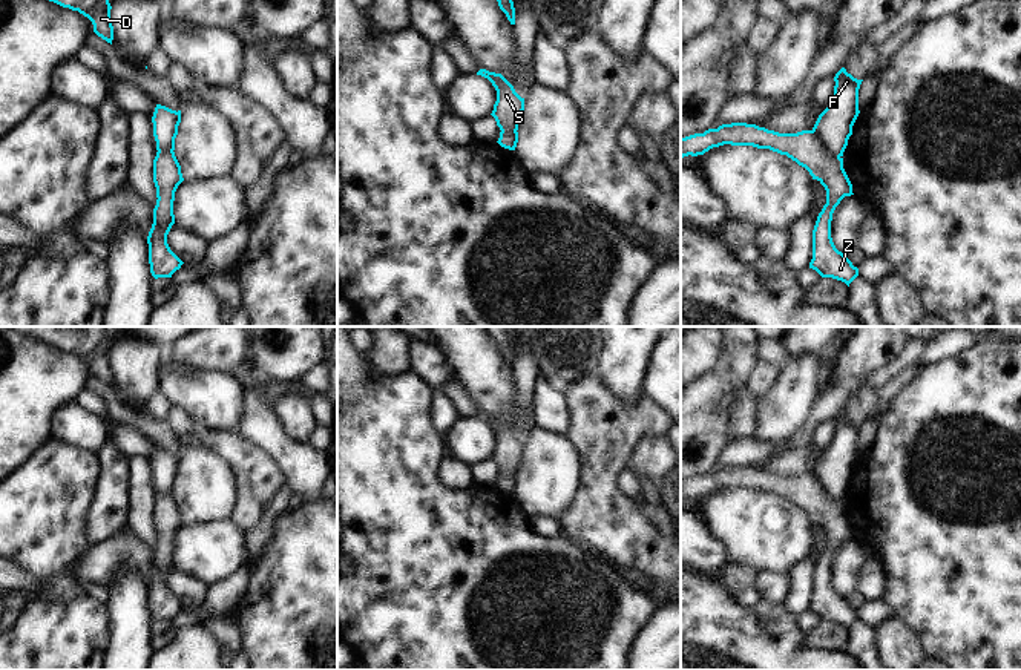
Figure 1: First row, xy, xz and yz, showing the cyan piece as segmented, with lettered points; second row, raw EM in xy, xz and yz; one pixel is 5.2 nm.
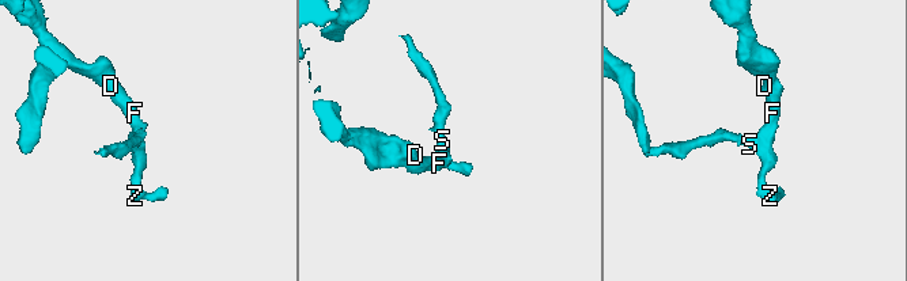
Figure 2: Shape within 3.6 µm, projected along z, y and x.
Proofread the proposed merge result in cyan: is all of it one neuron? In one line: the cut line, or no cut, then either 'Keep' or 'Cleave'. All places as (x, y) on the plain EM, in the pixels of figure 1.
Split along yz (813, 472), (822, 486), (839, 502). Cleave.

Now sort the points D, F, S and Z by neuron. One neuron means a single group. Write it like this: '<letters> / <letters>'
D F / S Z

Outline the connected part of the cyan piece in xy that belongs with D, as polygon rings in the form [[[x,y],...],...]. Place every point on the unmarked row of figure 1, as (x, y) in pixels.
[[[11,327],[23,336],[78,354],[94,368],[94,376],[112,388],[113,369],[106,327]]]

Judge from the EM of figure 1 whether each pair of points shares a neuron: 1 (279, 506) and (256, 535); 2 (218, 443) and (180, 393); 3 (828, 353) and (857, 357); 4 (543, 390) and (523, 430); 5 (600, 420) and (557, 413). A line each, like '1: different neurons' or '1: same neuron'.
1: same neuron
2: different neurons
3: different neurons
4: different neurons
5: different neurons

